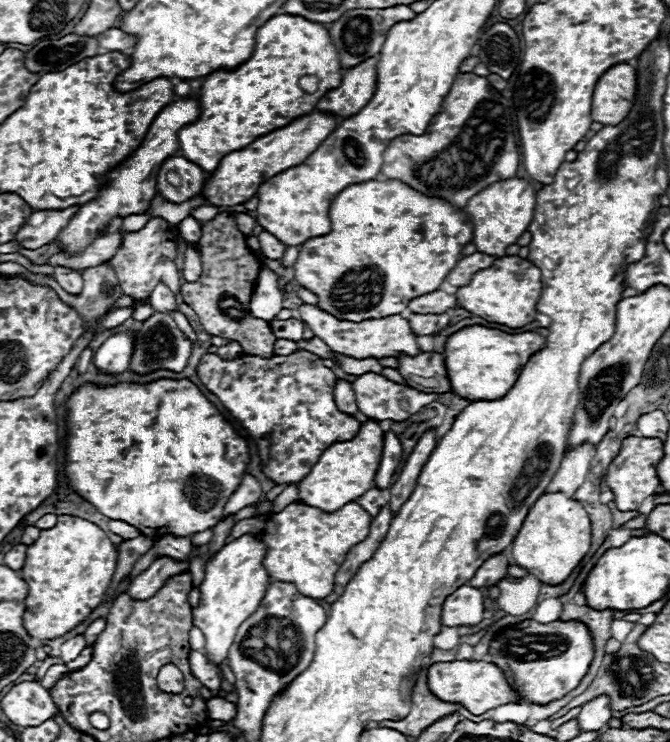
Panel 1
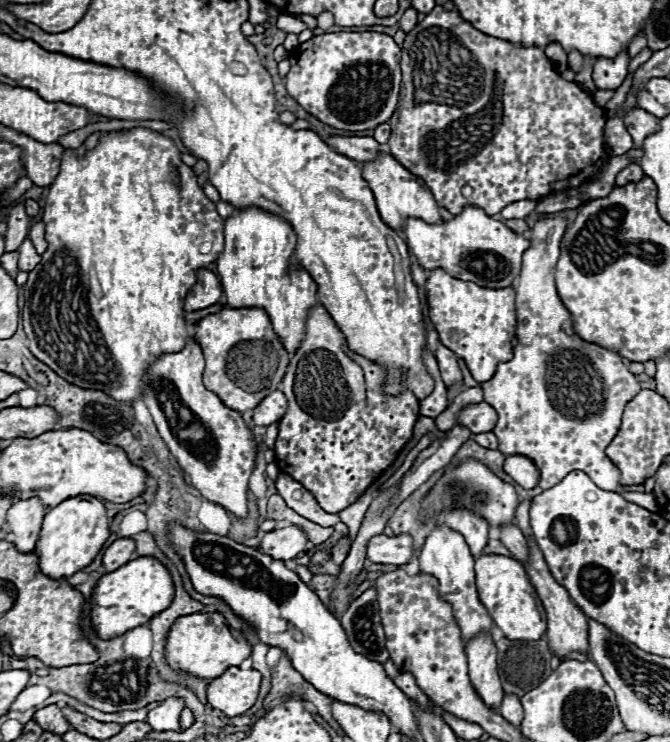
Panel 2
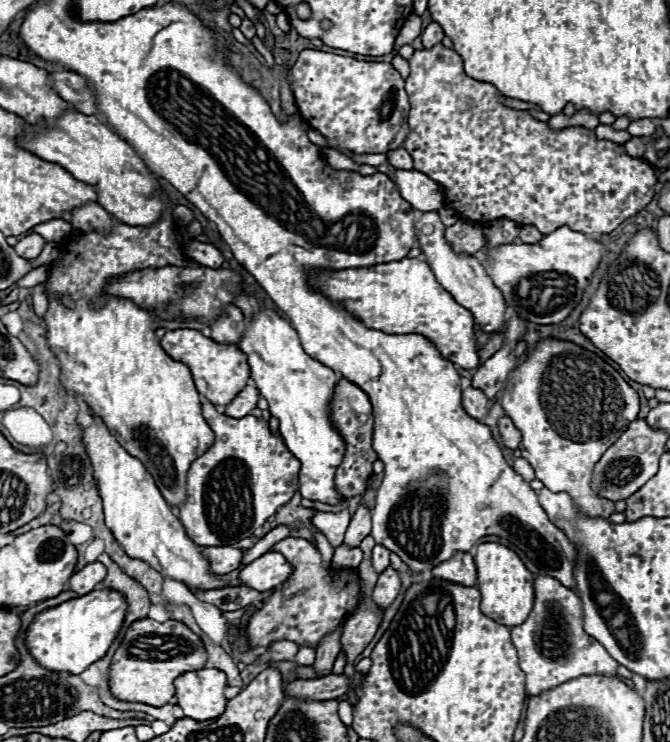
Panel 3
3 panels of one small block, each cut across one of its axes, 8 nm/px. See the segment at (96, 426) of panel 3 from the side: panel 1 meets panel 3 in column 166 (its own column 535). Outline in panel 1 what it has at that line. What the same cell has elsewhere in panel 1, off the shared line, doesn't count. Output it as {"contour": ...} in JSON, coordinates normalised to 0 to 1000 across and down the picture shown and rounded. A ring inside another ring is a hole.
{"contour":[[[839,663],[809,666],[794,687],[788,690],[776,717],[764,730],[767,760],[785,765],[788,774],[800,776],[806,784],[830,790],[839,787],[851,771],[869,757],[881,741],[884,712],[881,698],[863,674],[845,671]]]}

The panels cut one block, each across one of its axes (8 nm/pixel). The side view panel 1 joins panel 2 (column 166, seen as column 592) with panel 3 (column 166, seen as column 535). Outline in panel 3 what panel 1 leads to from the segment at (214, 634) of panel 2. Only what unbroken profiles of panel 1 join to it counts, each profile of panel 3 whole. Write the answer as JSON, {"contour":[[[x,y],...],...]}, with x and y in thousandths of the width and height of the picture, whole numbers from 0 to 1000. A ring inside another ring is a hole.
{"contour":[[[224,833],[203,836],[191,844],[179,871],[164,892],[164,933],[182,946],[212,946],[245,951],[260,941],[260,914],[275,906],[299,903],[307,895],[304,868],[272,838],[233,838]]]}

